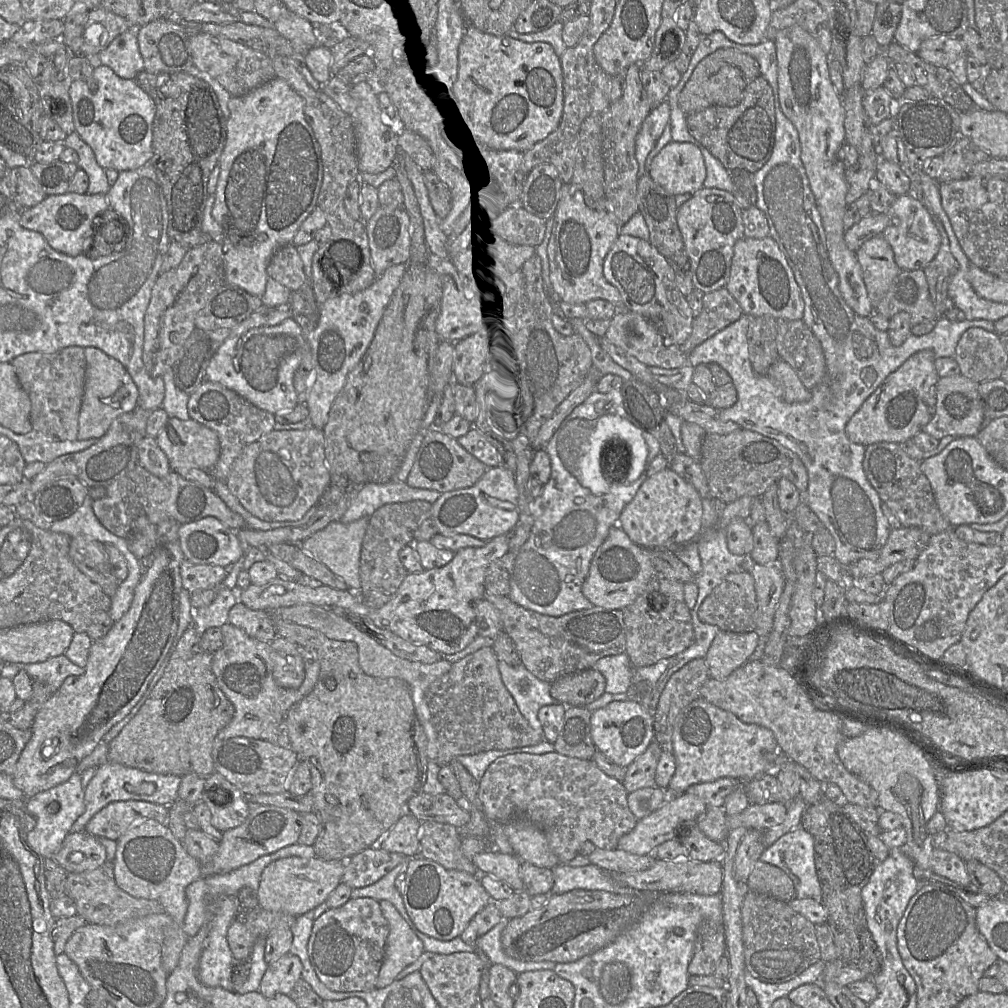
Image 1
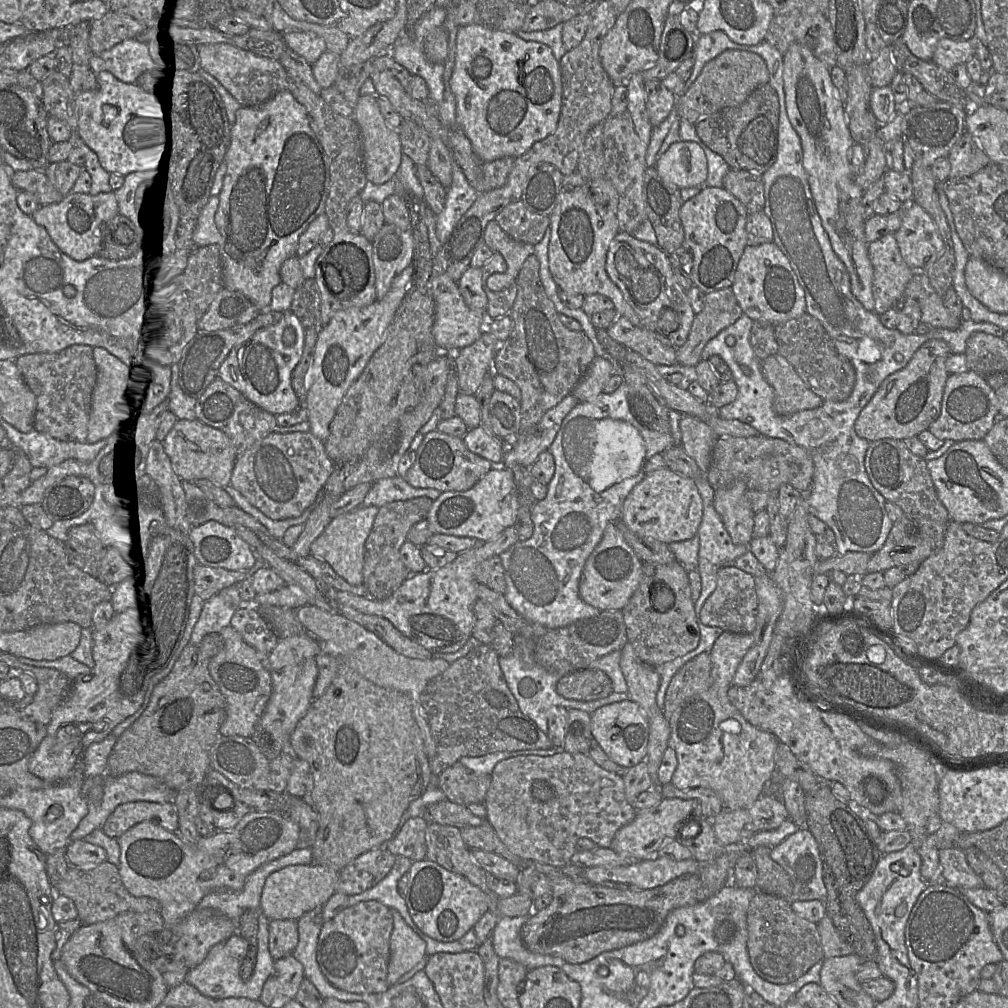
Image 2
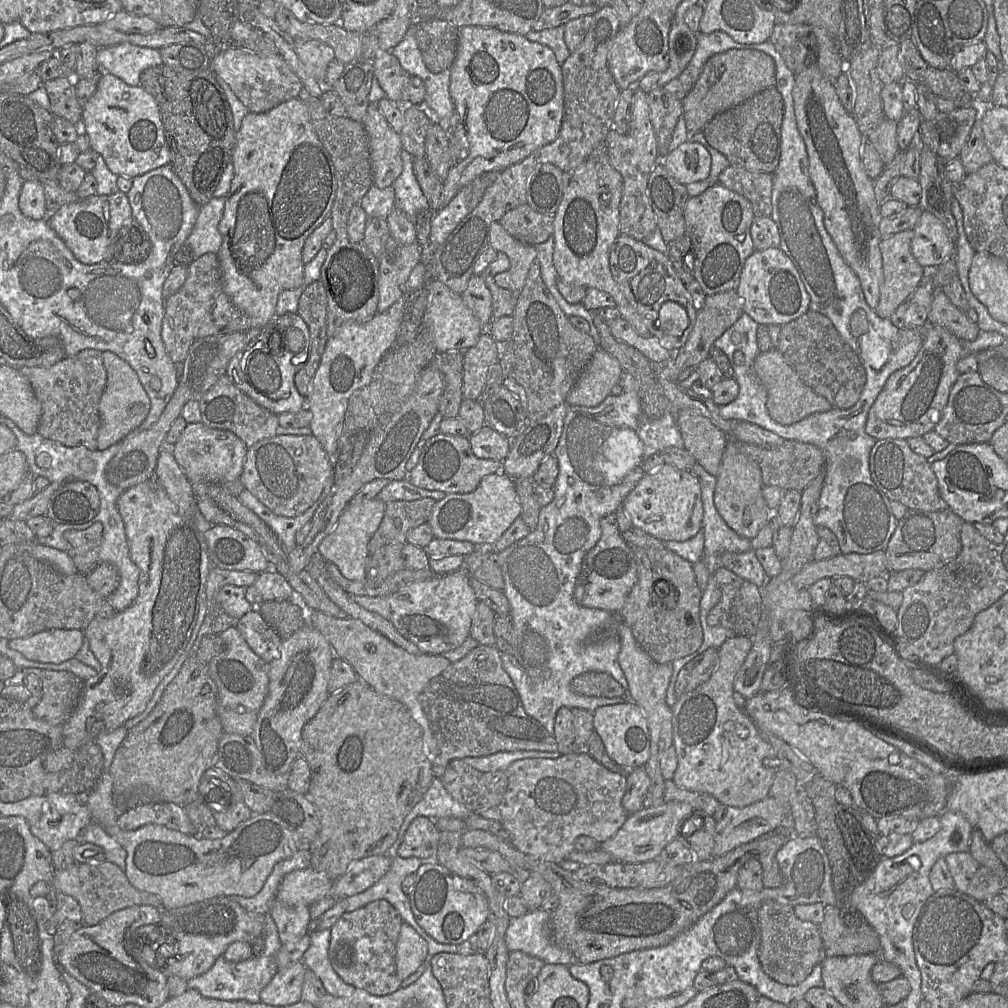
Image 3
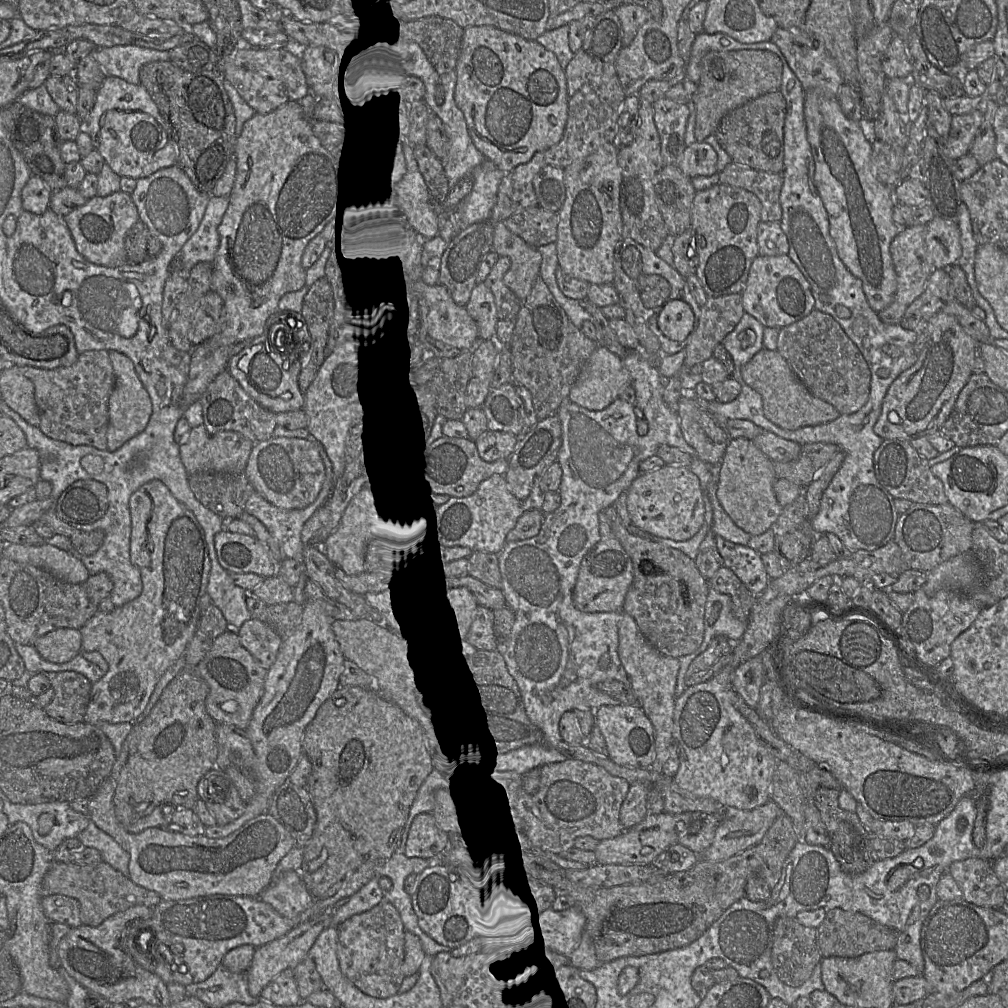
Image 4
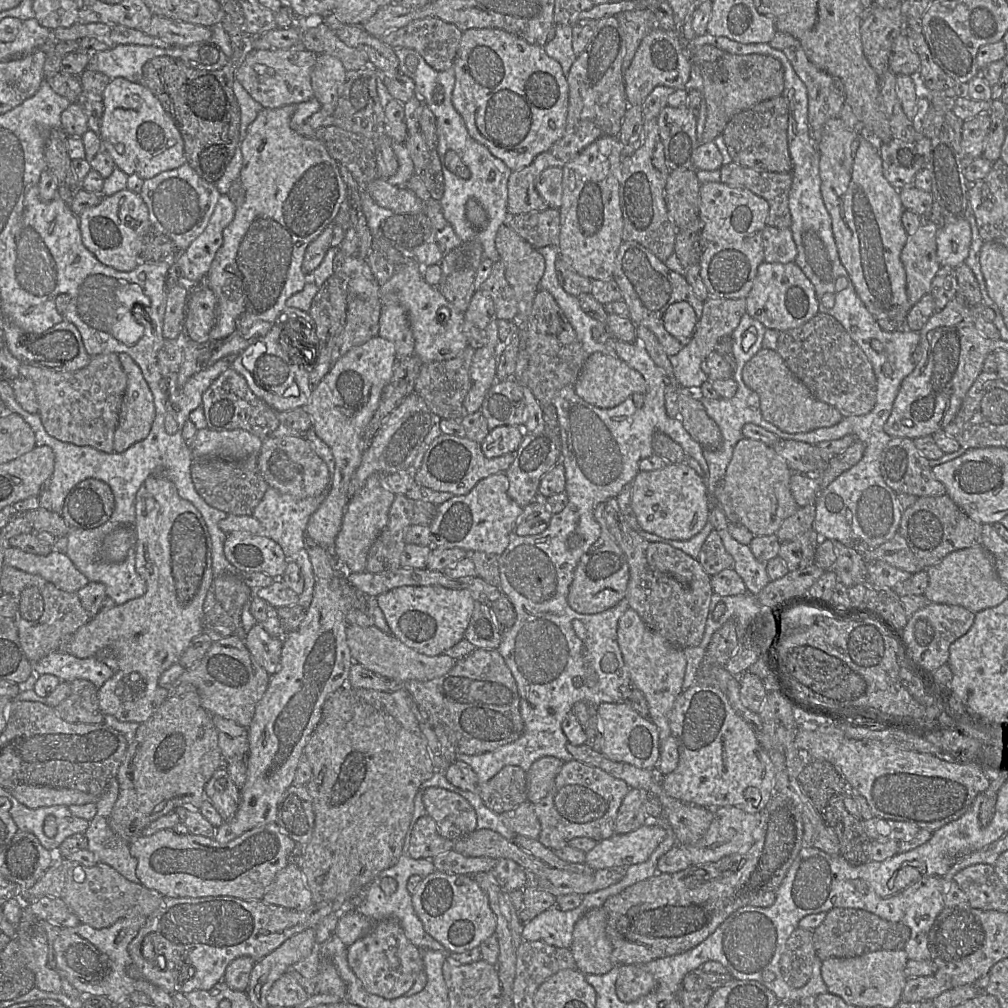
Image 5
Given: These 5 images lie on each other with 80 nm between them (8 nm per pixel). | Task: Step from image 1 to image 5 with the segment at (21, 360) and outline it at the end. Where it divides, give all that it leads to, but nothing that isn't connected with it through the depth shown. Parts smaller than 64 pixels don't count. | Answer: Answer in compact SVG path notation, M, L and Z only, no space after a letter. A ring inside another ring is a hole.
M118 354L92 356L86 367L72 372L21 364L19 374L33 382L39 415L50 436L77 446L115 452L114 436L127 387L127 375Z

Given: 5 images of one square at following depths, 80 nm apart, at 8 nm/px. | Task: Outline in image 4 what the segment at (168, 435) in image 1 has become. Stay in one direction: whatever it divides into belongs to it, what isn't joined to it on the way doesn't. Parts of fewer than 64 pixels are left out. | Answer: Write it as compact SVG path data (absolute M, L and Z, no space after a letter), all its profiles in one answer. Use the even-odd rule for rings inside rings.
M205 425L192 427L184 443L180 444L181 460L189 475L203 472L244 473L254 443L235 431L210 433Z

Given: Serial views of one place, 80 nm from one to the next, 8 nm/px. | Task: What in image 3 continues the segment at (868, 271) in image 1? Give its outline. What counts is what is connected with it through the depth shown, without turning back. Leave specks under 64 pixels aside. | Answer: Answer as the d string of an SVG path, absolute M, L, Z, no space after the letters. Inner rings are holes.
M908 229L883 237L879 243L882 256L883 282L880 288L879 303L874 311L883 319L889 319L926 278L926 269L916 261L911 252L912 238L913 231Z

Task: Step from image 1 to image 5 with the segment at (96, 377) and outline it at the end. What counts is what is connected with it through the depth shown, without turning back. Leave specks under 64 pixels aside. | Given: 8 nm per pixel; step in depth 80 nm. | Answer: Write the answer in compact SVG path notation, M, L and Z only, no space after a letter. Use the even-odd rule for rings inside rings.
M126 353L118 357L127 375L127 387L114 436L114 451L123 452L150 433L156 416L154 397L136 362Z

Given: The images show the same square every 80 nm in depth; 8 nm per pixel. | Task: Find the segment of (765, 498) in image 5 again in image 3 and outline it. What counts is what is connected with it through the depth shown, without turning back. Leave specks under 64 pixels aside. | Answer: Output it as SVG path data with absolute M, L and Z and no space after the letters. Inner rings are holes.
M729 439L716 475L714 504L726 524L737 534L749 540L770 523L775 510L771 510L763 495L763 481L760 467L737 449L737 442Z

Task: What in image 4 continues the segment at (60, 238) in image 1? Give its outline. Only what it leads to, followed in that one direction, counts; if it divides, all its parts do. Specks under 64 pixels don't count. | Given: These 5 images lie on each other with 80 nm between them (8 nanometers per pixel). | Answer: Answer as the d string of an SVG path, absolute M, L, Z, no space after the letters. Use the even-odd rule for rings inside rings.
M118 191L105 197L94 196L63 218L78 252L89 262L106 267L127 263L124 240L129 229L140 220L137 207L128 193Z

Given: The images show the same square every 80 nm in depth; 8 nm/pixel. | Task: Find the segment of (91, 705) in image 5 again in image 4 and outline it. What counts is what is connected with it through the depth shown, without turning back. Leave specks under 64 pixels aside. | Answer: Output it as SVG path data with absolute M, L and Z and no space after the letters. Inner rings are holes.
M74 671L41 672L49 679L54 690L53 700L44 707L45 712L53 719L67 724L84 722L87 706L90 701L92 683L82 674Z

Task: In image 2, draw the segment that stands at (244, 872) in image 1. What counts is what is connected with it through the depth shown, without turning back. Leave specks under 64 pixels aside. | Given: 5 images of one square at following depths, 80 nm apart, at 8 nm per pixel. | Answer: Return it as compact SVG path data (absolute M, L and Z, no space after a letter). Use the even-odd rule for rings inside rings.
M296 848L289 854L268 862L253 871L241 890L216 890L202 898L196 908L210 909L218 915L238 920L249 909L260 910L261 896L267 877L286 866L313 863L311 848Z

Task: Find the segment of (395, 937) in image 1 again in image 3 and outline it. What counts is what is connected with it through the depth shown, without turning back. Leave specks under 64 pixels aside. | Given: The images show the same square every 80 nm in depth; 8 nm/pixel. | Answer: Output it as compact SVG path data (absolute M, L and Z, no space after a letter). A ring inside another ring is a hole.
M403 922L396 945L397 976L403 980L413 974L428 955L427 942L411 927Z

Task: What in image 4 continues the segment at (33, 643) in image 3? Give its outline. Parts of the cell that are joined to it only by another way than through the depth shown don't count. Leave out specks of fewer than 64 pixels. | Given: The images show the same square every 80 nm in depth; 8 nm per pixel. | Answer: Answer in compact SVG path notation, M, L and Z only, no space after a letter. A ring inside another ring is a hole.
M61 628L35 640L33 645L41 657L53 663L65 663L81 652L81 629Z

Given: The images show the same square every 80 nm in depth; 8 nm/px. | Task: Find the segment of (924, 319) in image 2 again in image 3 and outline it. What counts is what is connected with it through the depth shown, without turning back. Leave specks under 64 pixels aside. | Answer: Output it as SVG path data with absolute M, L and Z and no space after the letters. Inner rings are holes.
M941 288L934 289L927 320L929 324L945 328L961 341L973 341L980 332L978 324L971 321L964 312L955 307Z

